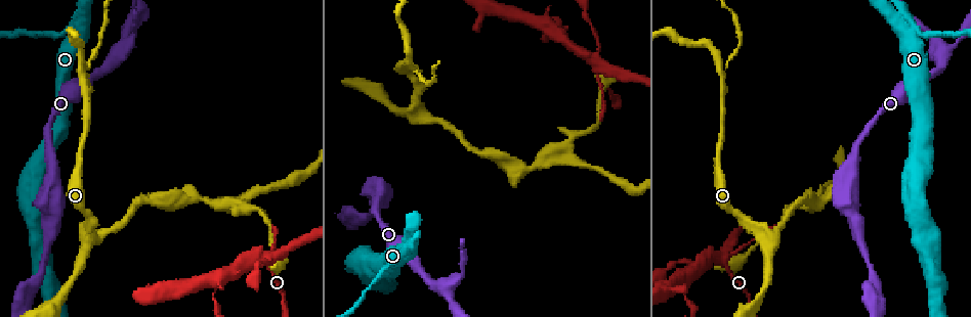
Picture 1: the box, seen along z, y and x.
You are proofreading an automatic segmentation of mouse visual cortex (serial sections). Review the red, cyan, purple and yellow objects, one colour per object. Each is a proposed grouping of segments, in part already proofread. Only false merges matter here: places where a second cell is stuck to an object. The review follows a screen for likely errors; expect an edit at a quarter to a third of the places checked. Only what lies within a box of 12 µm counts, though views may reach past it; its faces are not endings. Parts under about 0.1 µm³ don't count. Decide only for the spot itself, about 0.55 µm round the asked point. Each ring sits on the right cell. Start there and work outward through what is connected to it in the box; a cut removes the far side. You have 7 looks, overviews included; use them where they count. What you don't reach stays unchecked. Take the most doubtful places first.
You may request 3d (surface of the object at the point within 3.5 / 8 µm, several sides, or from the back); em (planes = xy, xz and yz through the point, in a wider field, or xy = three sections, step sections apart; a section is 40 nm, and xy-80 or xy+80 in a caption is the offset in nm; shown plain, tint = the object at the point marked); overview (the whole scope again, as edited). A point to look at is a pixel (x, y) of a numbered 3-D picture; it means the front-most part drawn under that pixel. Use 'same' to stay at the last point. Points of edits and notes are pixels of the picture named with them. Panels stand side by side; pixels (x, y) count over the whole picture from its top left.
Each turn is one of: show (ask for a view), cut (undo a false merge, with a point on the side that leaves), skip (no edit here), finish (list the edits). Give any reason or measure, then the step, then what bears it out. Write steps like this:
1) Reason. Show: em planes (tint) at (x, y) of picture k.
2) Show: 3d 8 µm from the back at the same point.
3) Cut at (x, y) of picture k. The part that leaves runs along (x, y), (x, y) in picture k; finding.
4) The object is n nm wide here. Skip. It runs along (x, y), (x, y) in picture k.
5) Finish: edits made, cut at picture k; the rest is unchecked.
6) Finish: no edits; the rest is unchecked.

Branch point. Show: 3d 3.5 µm from the back at (412, 70) of picture 1.

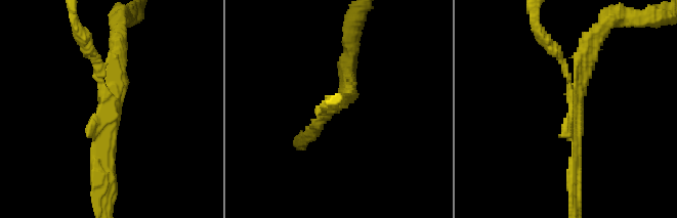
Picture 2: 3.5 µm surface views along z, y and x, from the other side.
3 arms meet here; the arms are 150, 150, 300 nm wide; shape alone is not enough. Show: em xy step 5 (tint) at (574, 100) of picture 2.

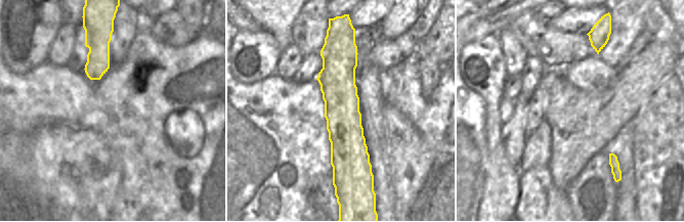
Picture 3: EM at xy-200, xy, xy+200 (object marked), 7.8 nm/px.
Cut at (319, 124) of picture 2. A second cell is stuck on.

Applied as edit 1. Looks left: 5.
Redraw. Show: overview.

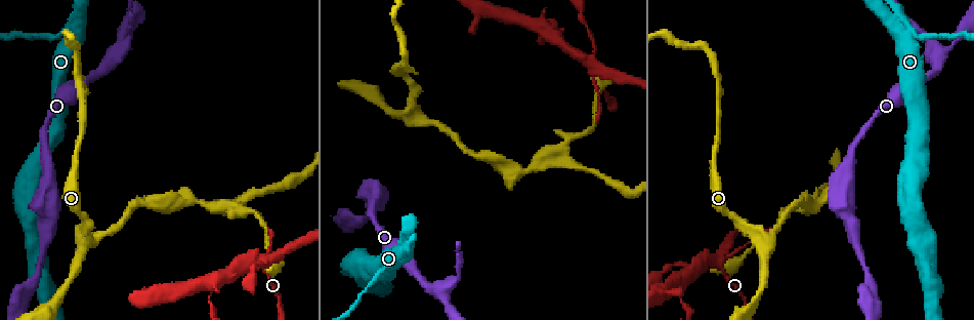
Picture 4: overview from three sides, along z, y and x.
Show: 3d 8 µm at (908, 27) of picture 4.

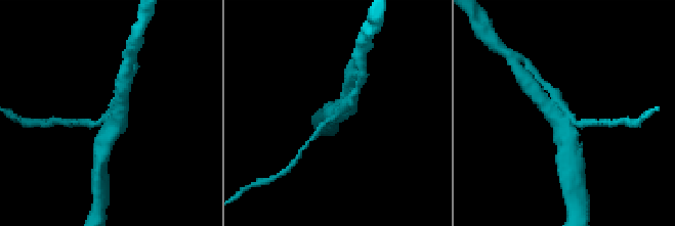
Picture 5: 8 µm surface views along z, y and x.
Show: 3d 3.5 µm at (340, 114) of picture 5.

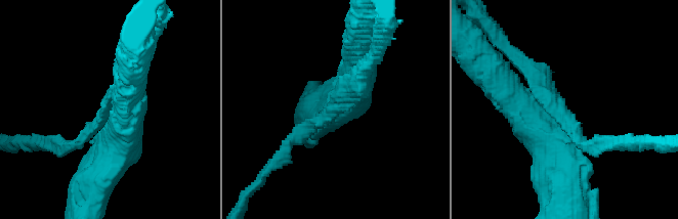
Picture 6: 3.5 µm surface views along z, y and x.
Skip. It runs along (89, 187), (130, 77) in picture 6; all the same cell.

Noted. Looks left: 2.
Abrupt turn. Show: 3d 3.5 µm at (87, 241) of picture 4.

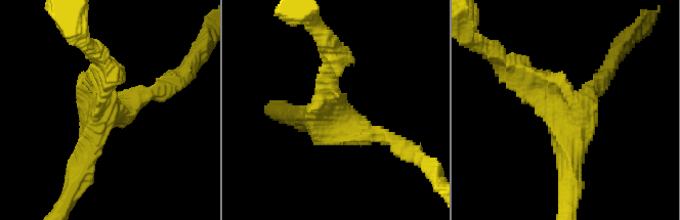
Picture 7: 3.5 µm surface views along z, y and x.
Show: em xy step 5 (tint) at (563, 112) of picture 7.

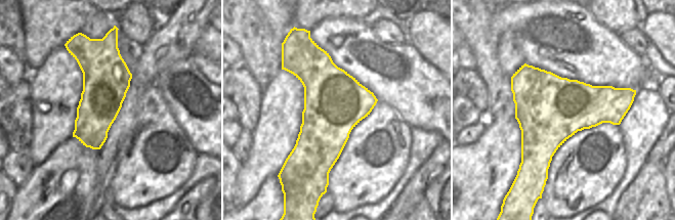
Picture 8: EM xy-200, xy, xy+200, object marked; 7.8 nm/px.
3 arms meet here; the arms are 250, 300, 300 nm wide. Skip. It runs along (334, 62), (334, 117), (387, 138) in picture 7; all the same cell.

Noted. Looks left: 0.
Finish: edits made, cut at picture 2; the rest is unchecked.

